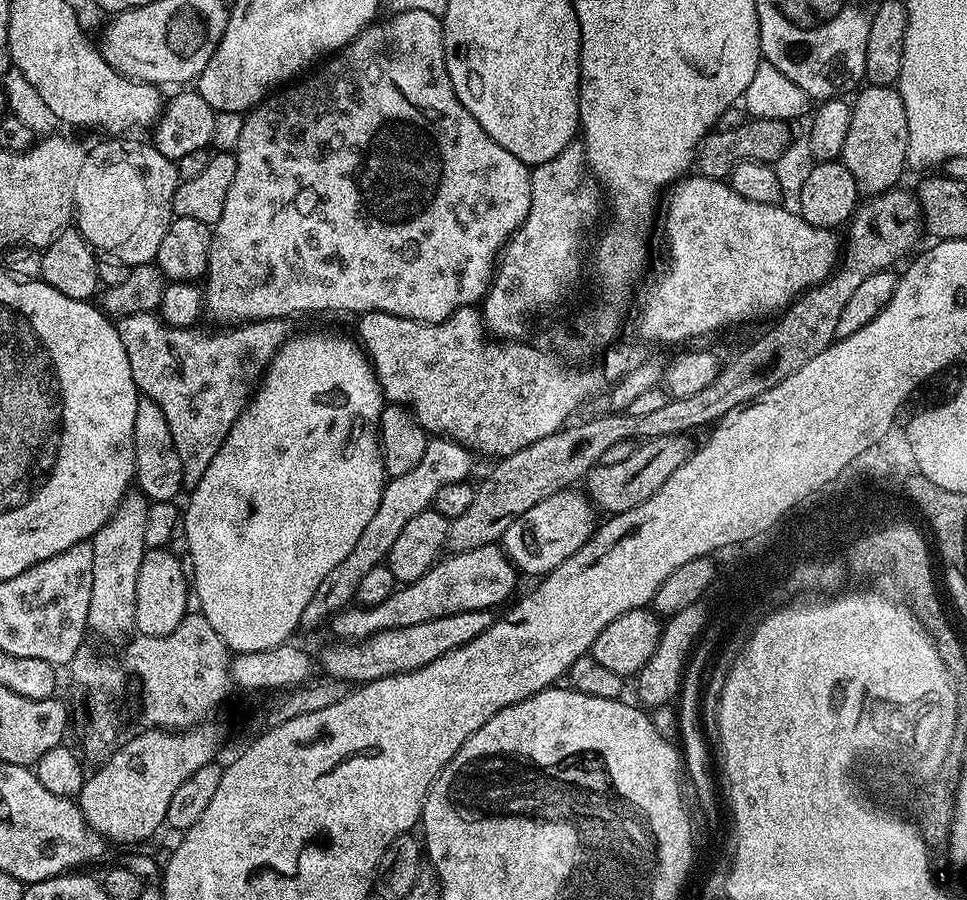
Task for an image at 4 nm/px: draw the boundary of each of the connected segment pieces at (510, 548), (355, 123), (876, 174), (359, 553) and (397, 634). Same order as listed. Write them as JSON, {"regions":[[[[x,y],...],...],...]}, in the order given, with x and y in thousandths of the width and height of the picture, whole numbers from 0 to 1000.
{"regions":[[[[584,544],[560,553],[556,562],[548,562],[540,576],[536,576],[522,589],[519,608],[529,628],[539,637],[553,642],[562,642],[572,636],[585,620],[589,620],[601,609],[618,586],[617,566],[603,546]]],[[[420,11],[405,16],[402,22],[390,21],[340,67],[340,71],[332,70],[324,84],[315,83],[291,97],[252,129],[249,152],[242,166],[242,202],[234,218],[234,233],[219,253],[213,303],[213,342],[217,351],[219,347],[220,353],[228,356],[223,358],[243,362],[257,356],[294,356],[309,347],[398,347],[434,360],[455,360],[476,342],[495,339],[509,317],[517,280],[548,238],[550,192],[547,183],[532,176],[527,167],[519,167],[498,144],[490,127],[478,118],[461,78],[456,19],[441,11]]],[[[898,93],[890,97],[884,107],[881,139],[869,168],[871,181],[883,193],[890,214],[919,213],[932,203],[931,194],[935,191],[935,182],[940,181],[937,118],[930,101],[916,93]]],[[[447,487],[441,496],[441,504],[436,504],[436,513],[424,522],[424,527],[406,529],[397,539],[397,548],[391,560],[391,567],[387,567],[387,576],[383,576],[383,584],[374,589],[374,598],[366,606],[366,611],[358,616],[358,624],[350,624],[341,638],[337,638],[333,651],[321,664],[321,673],[312,678],[310,698],[313,701],[323,702],[331,692],[338,690],[347,683],[354,676],[361,674],[365,668],[374,642],[378,642],[382,633],[387,629],[400,623],[407,602],[412,602],[412,596],[416,593],[420,582],[432,571],[444,568],[448,563],[447,554],[458,544],[462,538],[476,538],[488,524],[488,507],[481,494],[475,489],[466,487]]],[[[505,678],[475,680],[445,691],[432,691],[432,696],[408,698],[387,704],[382,711],[371,713],[352,713],[335,729],[335,742],[345,756],[359,756],[365,761],[382,760],[400,751],[415,751],[418,748],[432,746],[467,724],[482,718],[490,709],[508,698],[511,684]]]]}

